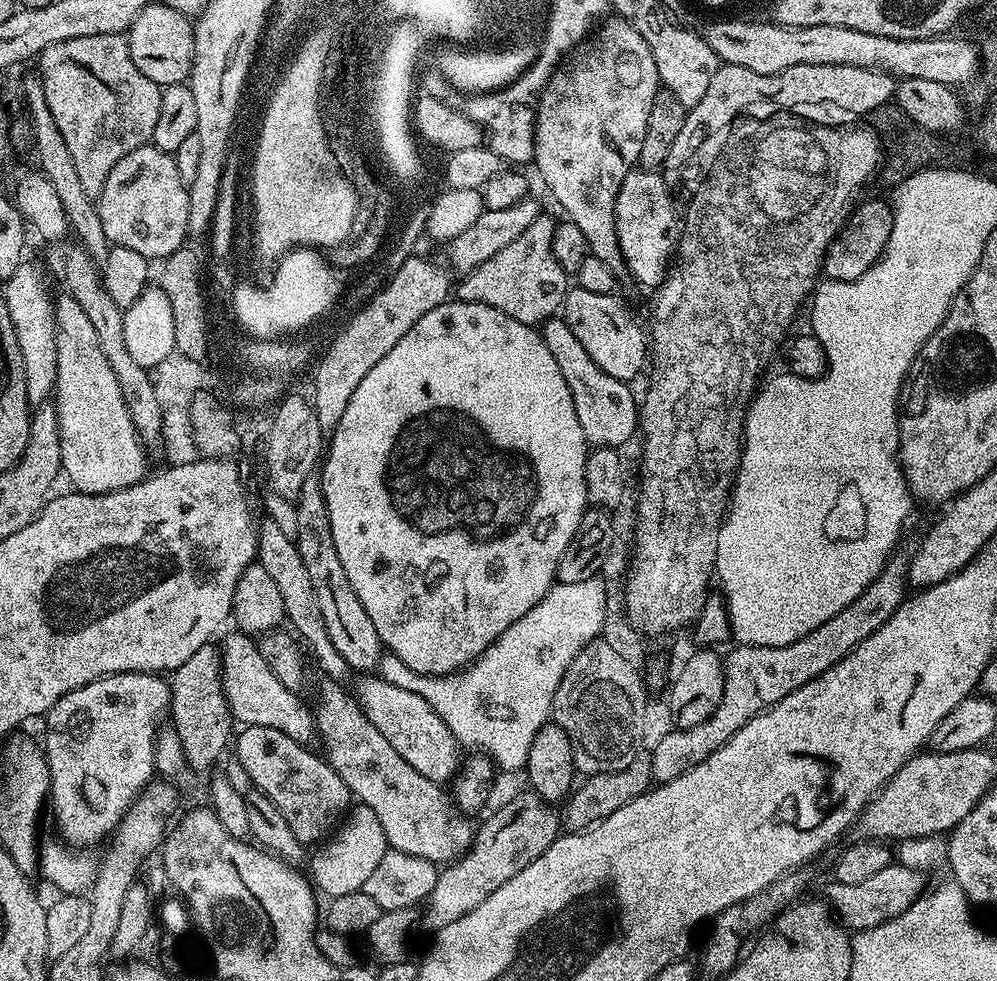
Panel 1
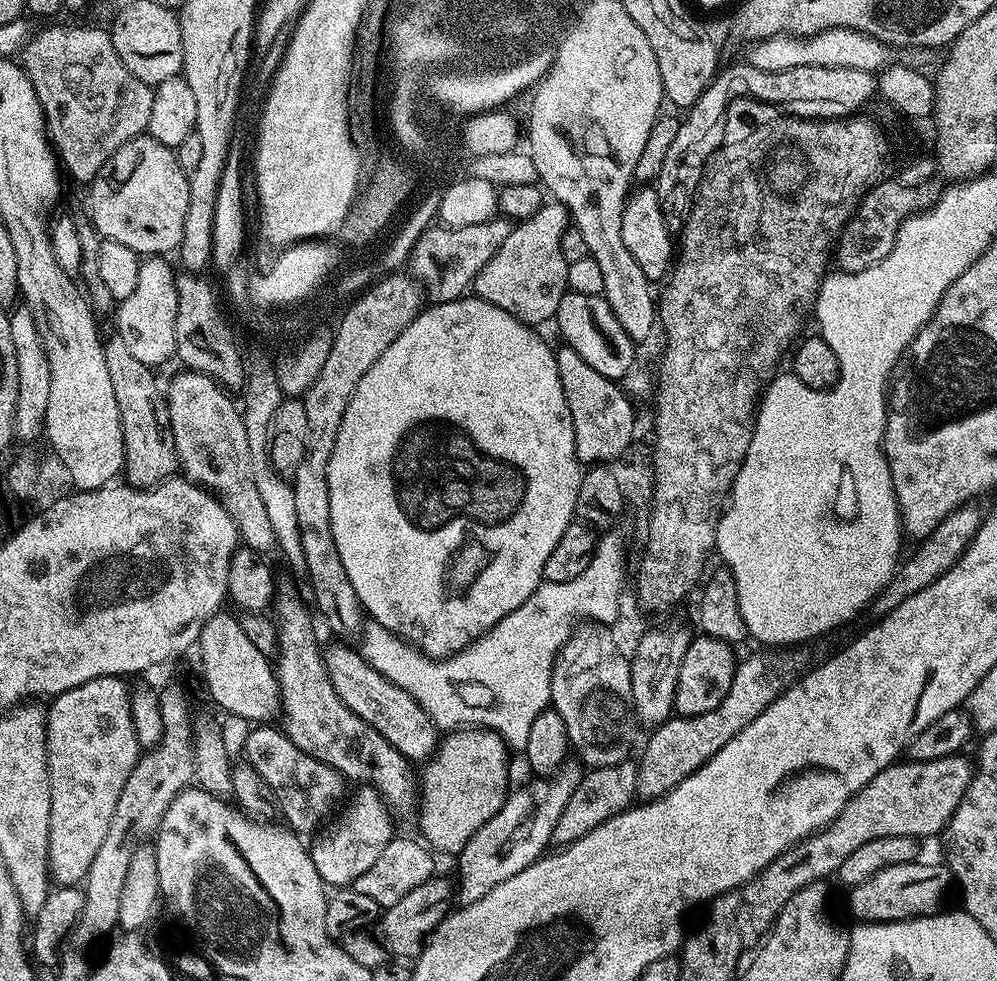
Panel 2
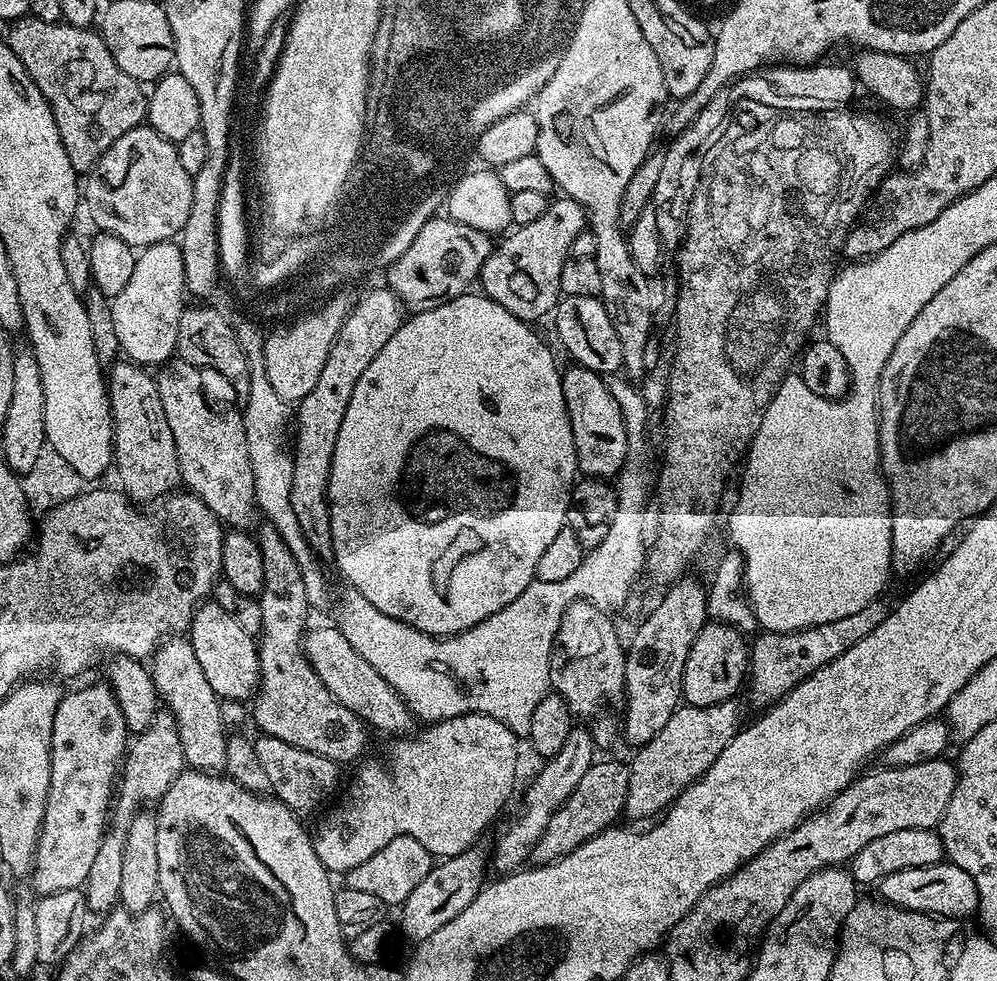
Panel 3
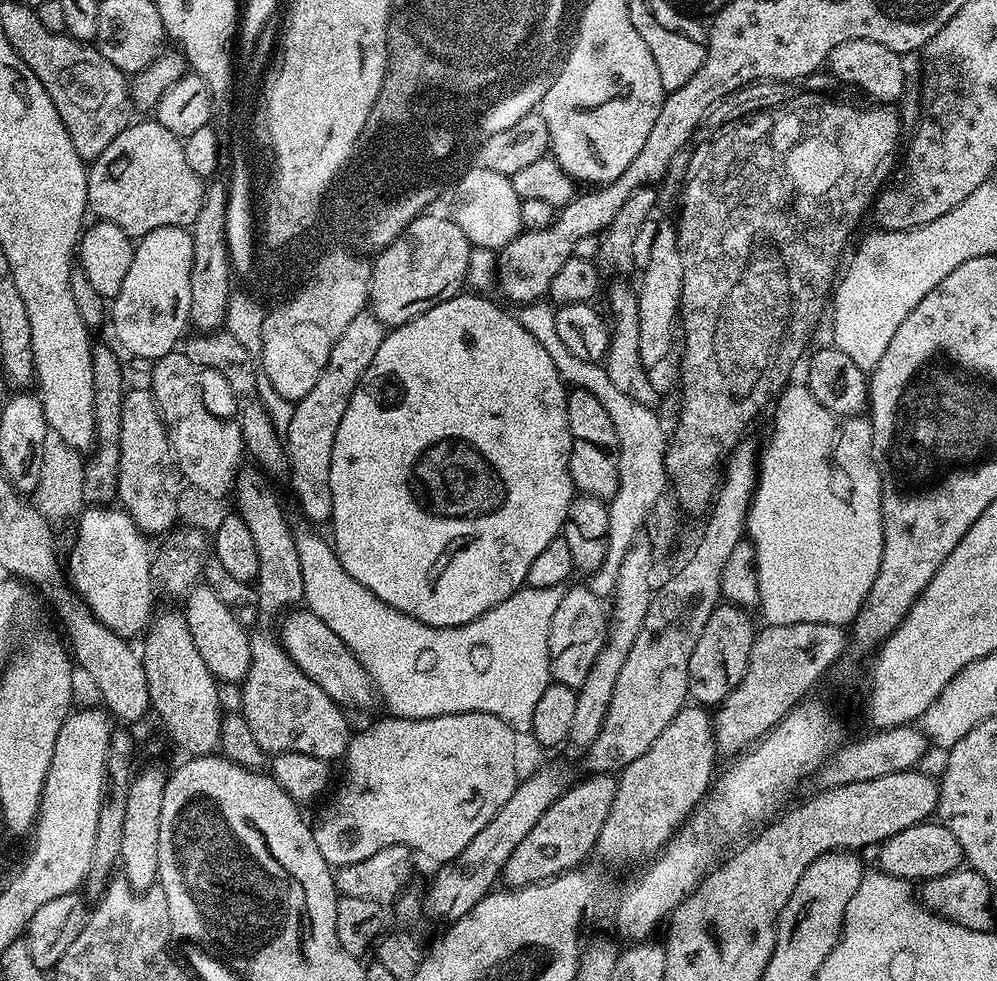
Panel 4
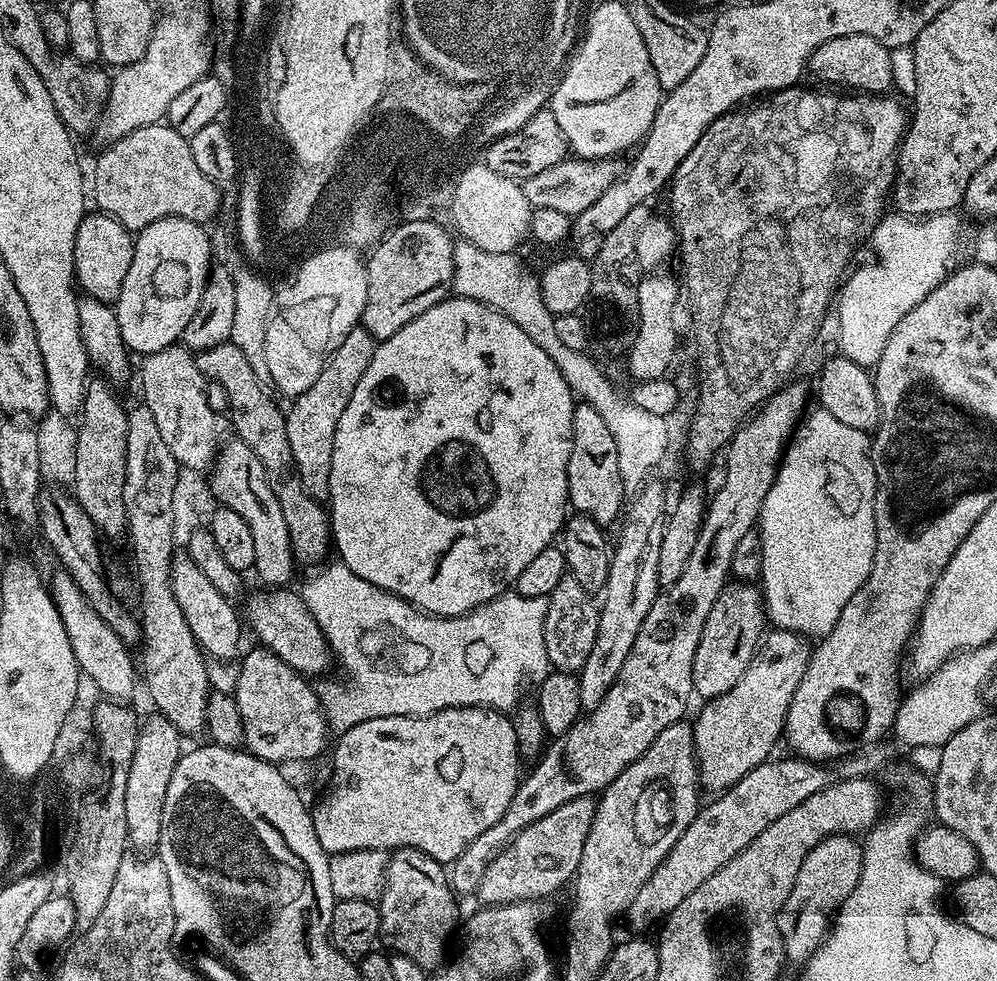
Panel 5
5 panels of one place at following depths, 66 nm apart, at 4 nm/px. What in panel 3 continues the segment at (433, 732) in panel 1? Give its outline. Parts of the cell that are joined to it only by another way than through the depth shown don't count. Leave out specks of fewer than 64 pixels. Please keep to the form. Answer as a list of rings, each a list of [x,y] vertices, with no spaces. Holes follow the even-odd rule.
[[[329,626],[321,632],[309,631],[304,637],[304,656],[310,666],[314,666],[314,674],[322,678],[322,686],[326,686],[336,701],[363,720],[369,729],[389,732],[392,738],[413,731],[414,717],[404,700],[388,685],[386,678],[382,678],[382,674],[378,674],[378,670],[374,670],[374,666],[370,666],[370,662],[346,642],[346,634],[342,634],[339,628]]]

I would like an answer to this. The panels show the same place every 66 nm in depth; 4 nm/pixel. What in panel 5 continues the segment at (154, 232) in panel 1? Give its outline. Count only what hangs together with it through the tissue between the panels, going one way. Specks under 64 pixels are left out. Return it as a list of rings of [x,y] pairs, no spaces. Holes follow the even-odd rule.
[[[167,122],[147,124],[103,149],[104,153],[96,160],[96,169],[90,172],[90,196],[96,199],[99,211],[113,216],[129,232],[141,232],[150,222],[158,222],[167,216],[177,216],[192,220],[195,224],[207,225],[220,208],[221,185],[206,178],[190,154],[189,137],[178,134]]]

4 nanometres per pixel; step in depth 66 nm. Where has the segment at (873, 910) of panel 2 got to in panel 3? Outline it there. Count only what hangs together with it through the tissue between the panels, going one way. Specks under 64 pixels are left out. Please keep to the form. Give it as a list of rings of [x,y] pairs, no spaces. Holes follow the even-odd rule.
[[[950,862],[903,868],[898,874],[890,874],[885,880],[879,881],[879,888],[881,894],[885,896],[881,897],[891,907],[903,908],[906,912],[923,912],[926,916],[934,916],[946,920],[967,921],[969,919],[967,916],[975,917],[977,915],[980,906],[978,902],[978,890],[974,886],[970,874],[966,874],[966,870],[962,870],[962,866],[954,866]]]

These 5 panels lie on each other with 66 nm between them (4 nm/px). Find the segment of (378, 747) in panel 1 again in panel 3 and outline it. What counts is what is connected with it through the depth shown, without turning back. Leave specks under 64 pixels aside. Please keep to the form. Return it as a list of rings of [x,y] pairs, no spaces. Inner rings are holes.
[[[271,522],[261,523],[259,528],[264,585],[258,597],[262,606],[262,632],[258,637],[260,687],[251,705],[252,716],[265,736],[325,756],[340,766],[351,760],[359,761],[368,744],[369,729],[363,720],[337,702],[326,686],[322,686],[322,678],[314,674],[314,666],[310,666],[304,656],[310,605],[306,598],[306,582],[302,582],[302,570],[298,570],[294,554],[290,554],[286,542],[282,542],[282,534],[278,534]]]

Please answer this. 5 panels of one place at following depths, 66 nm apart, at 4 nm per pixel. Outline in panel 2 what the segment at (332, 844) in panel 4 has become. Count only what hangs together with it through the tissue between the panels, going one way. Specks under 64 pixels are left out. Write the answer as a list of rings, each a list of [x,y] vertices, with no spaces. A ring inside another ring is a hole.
[[[469,726],[458,728],[447,733],[448,736],[439,741],[435,751],[428,757],[423,765],[424,773],[418,776],[418,813],[420,812],[420,830],[426,836],[436,836],[437,853],[452,852],[458,854],[466,846],[468,839],[498,810],[502,810],[505,800],[510,791],[508,783],[508,765],[510,763],[510,749],[504,743],[504,739],[489,728],[478,728]],[[360,786],[355,790],[357,792],[353,794],[348,809],[340,817],[338,817],[339,815],[335,817],[336,825],[329,832],[321,831],[315,837],[317,840],[310,844],[314,870],[318,870],[325,885],[331,886],[333,889],[355,885],[358,877],[366,874],[366,870],[370,870],[370,866],[374,866],[378,854],[394,836],[393,817],[380,797],[368,786]]]

